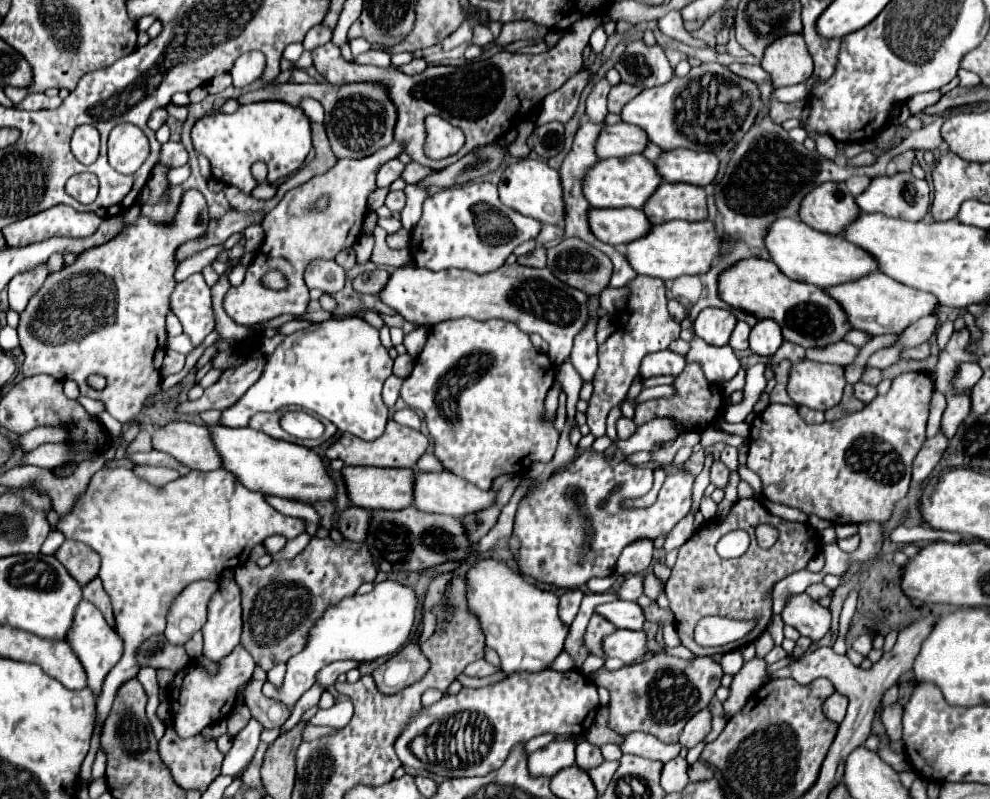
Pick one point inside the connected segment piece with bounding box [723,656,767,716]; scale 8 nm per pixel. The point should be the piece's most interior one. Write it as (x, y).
(752, 675)

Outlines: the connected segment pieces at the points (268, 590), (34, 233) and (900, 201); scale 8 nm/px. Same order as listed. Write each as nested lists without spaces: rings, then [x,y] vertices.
[[[311,538],[305,550],[293,560],[273,560],[265,568],[247,560],[235,568],[233,574],[243,592],[241,644],[263,670],[269,670],[301,652],[301,648],[305,648],[305,632],[309,632],[313,620],[317,620],[329,604],[353,594],[363,582],[373,582],[377,568],[365,542]]]
[[[69,206],[49,208],[37,216],[29,216],[17,224],[3,228],[7,246],[27,246],[53,236],[85,238],[91,236],[101,224],[101,218],[93,212],[77,212]]]
[[[895,174],[895,176],[879,176],[871,180],[871,186],[857,196],[857,206],[863,212],[885,212],[893,218],[905,218],[919,222],[931,210],[931,190],[925,180],[913,178],[913,174]]]

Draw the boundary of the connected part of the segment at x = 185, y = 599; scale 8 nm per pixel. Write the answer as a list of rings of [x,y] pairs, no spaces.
[[[199,580],[179,592],[167,612],[165,636],[171,644],[185,644],[207,620],[209,596],[217,590],[217,582]]]

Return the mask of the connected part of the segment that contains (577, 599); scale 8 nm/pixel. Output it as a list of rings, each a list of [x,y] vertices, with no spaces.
[[[569,590],[569,592],[561,594],[561,600],[559,600],[559,618],[561,618],[561,622],[565,626],[569,626],[573,622],[573,618],[577,616],[579,604],[581,604],[584,596],[581,590]]]

